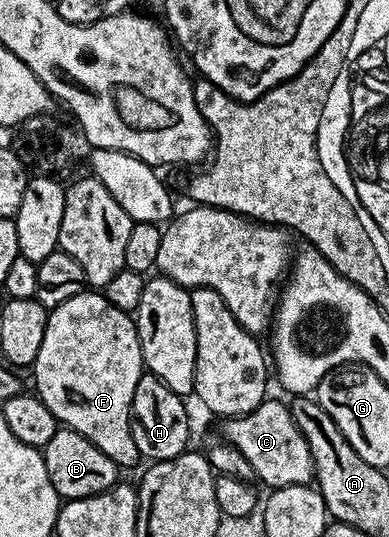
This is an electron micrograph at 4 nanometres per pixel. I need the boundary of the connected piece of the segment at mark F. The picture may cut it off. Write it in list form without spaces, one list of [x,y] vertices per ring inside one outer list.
[[[86,290],[82,294],[74,294],[74,298],[66,298],[66,302],[62,302],[59,306],[49,311],[48,321],[46,322],[46,335],[42,338],[42,350],[34,365],[34,371],[36,371],[36,388],[34,387],[34,392],[50,410],[50,414],[54,414],[56,421],[63,427],[72,428],[78,434],[85,436],[94,446],[98,446],[98,450],[102,450],[102,454],[106,454],[106,458],[114,461],[117,469],[124,470],[124,468],[134,467],[136,463],[141,463],[142,460],[138,446],[134,446],[132,403],[134,402],[134,386],[138,386],[138,378],[145,370],[142,350],[140,349],[140,339],[136,333],[135,319],[129,313],[118,310],[118,306],[110,303],[105,298],[103,291]]]

